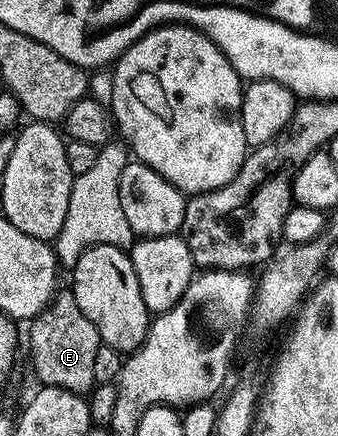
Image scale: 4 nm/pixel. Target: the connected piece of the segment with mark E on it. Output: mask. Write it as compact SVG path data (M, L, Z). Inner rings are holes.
M64 288L52 303L49 301L31 319L30 325L28 342L32 345L32 366L41 378L39 381L46 386L60 386L75 394L87 395L94 386L94 356L102 343L94 324L78 308L71 289Z

